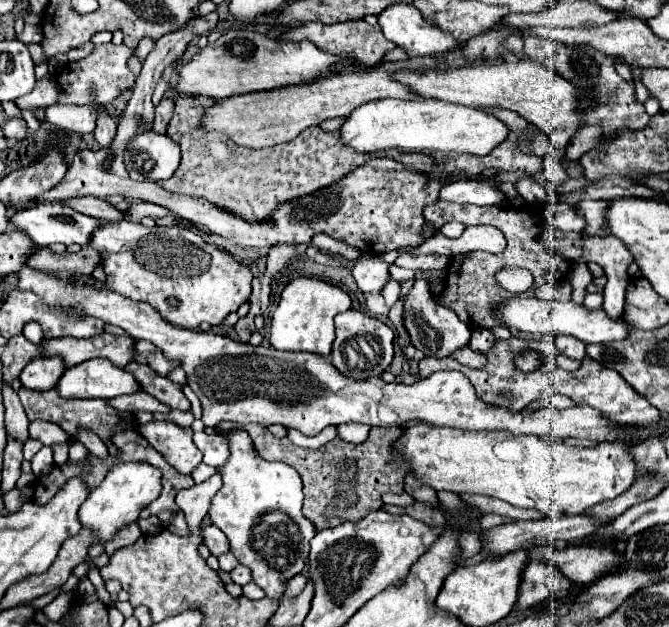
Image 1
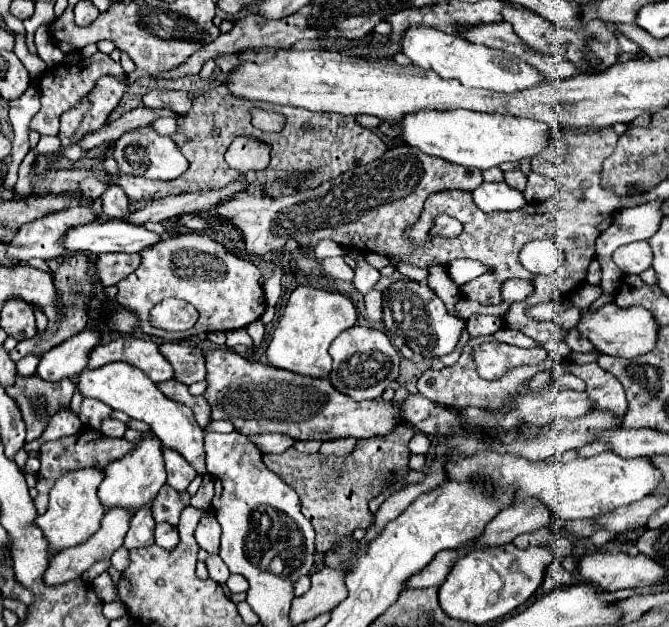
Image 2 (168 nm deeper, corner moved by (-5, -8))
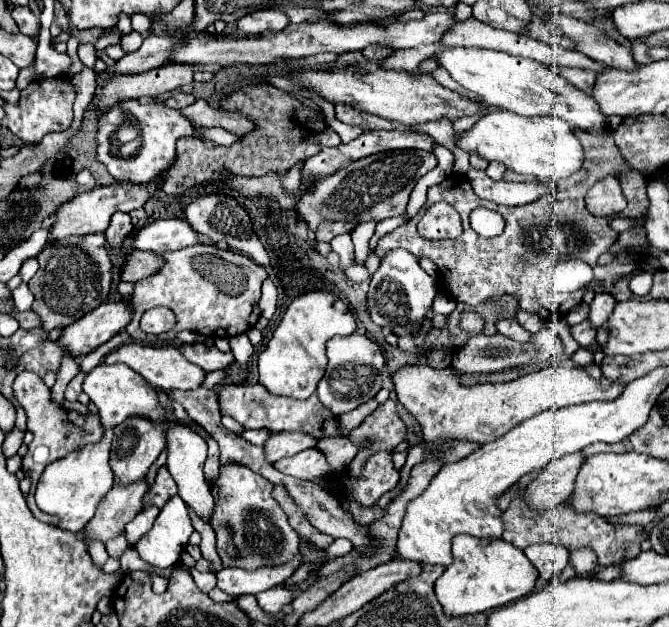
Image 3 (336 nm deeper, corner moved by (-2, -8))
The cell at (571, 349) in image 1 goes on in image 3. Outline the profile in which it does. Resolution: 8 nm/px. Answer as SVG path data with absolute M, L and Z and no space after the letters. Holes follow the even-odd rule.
M586 318L582 324L572 326L572 336L580 346L590 346L596 340L596 328L590 324L590 320Z

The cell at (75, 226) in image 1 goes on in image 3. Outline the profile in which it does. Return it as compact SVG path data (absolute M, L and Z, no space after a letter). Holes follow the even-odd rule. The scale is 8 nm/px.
M170 218L170 220L156 220L142 230L134 234L134 248L138 250L150 250L156 254L182 250L194 244L200 244L202 240L192 230L192 226L186 220Z

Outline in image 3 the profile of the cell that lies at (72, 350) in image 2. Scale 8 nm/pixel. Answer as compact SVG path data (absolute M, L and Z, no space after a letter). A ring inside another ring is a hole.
M130 298L122 302L104 302L72 326L68 326L60 338L64 350L72 356L86 356L100 344L108 342L122 328L130 324Z

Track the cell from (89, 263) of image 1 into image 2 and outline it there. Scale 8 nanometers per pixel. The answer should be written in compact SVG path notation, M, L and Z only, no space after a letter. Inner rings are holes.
M99 254L95 260L95 274L103 286L113 286L139 266L137 254Z

